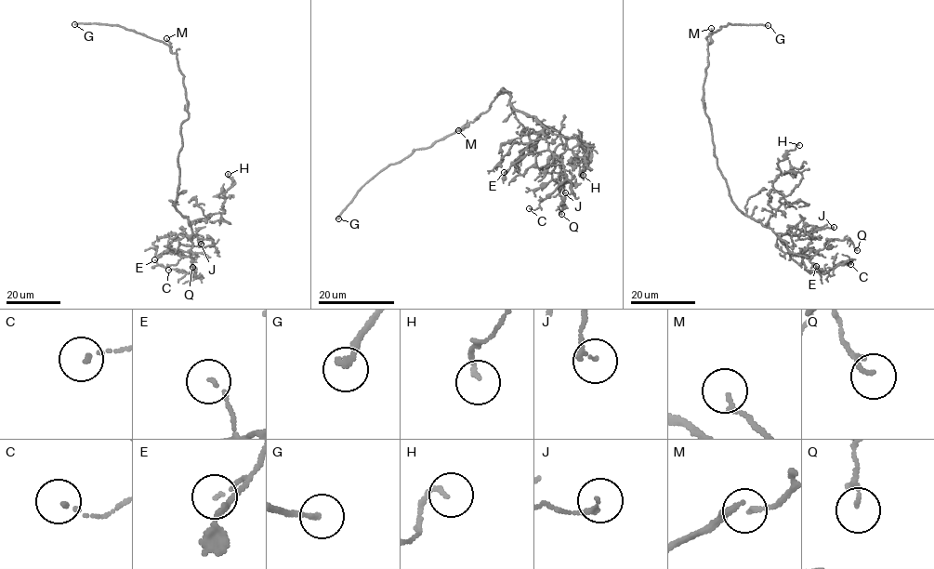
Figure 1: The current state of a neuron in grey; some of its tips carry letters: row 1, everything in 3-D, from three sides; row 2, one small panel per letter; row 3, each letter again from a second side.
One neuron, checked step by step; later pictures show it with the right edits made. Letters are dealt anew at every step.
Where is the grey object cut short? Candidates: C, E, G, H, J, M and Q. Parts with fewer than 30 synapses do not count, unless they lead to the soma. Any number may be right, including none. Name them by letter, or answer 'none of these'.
G

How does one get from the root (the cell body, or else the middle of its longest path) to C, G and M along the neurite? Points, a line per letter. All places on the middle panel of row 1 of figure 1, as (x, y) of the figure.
C: (498, 92), (510, 92), (513, 108), (543, 126), (548, 151), (566, 173), (539, 206), (529, 208)
G: (498, 92), (506, 91), (501, 90), (474, 122), (381, 169), (338, 218)
M: (498, 92), (497, 95), (506, 91), (501, 90), (487, 112), (458, 130)

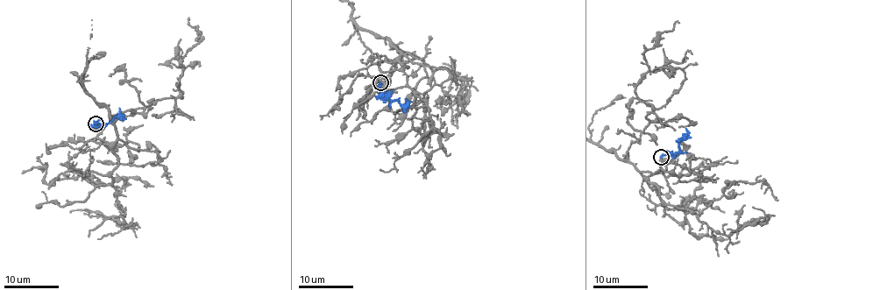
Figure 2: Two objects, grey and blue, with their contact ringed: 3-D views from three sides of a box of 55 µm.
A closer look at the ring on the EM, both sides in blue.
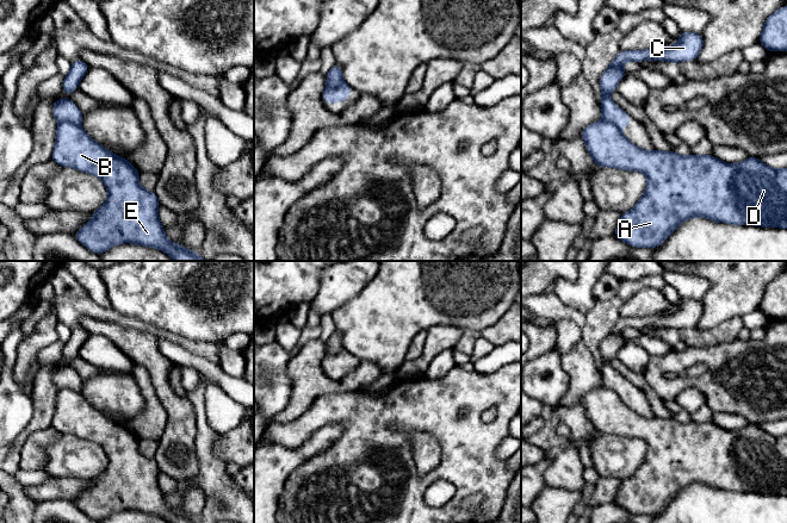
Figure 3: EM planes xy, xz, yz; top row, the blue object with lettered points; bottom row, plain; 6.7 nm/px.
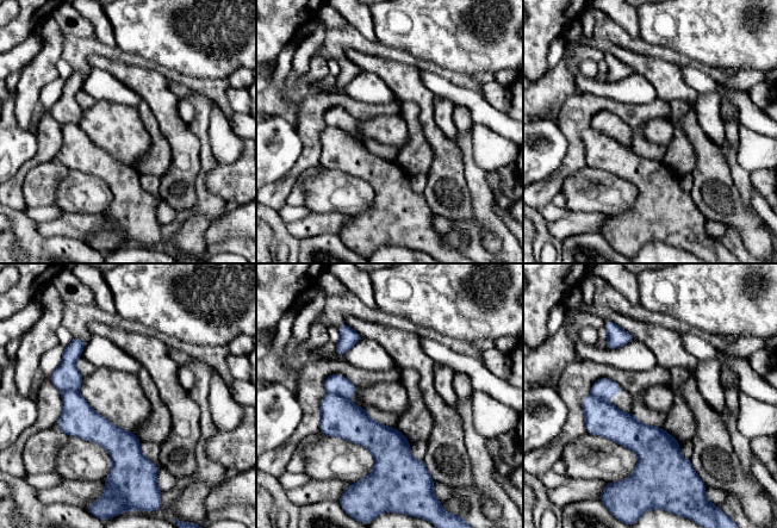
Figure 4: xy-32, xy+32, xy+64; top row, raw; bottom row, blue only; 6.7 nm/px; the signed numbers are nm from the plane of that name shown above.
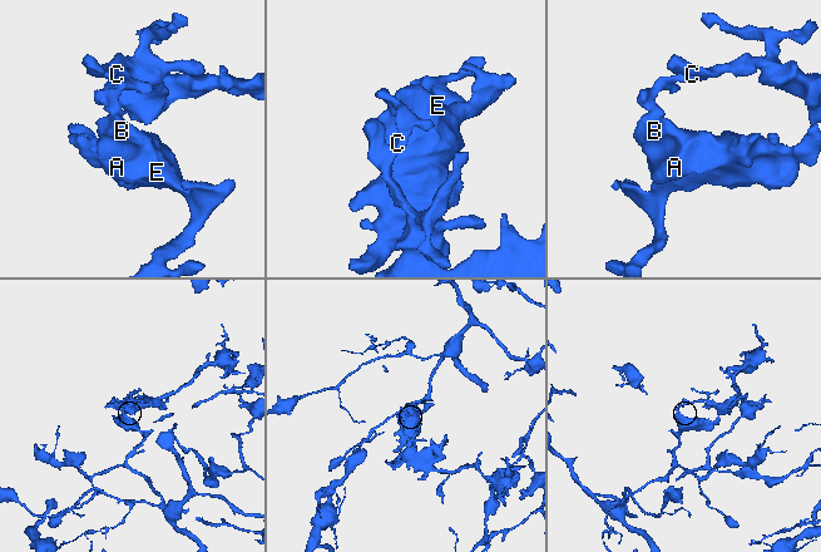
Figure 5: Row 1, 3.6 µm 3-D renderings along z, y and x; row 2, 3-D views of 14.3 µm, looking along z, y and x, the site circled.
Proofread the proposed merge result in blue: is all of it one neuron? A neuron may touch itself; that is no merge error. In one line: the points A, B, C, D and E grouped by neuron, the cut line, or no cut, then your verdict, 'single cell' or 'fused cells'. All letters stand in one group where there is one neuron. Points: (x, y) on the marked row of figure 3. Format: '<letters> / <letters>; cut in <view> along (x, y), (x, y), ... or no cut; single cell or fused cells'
A B D E / C; cut in xy along (59, 122), (72, 122), (79, 125); fused cells

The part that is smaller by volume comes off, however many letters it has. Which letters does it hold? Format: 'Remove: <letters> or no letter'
Remove: C

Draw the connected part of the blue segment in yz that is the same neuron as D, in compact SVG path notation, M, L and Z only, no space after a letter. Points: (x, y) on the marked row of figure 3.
M605 119L588 125L581 137L584 139L595 166L638 170L647 178L643 197L631 211L621 213L614 232L615 237L630 247L657 248L681 223L690 217L705 217L718 223L736 225L787 229L787 168L774 169L756 157L748 157L742 163L727 164L713 155L683 157L675 151L645 151L632 144L618 126Z

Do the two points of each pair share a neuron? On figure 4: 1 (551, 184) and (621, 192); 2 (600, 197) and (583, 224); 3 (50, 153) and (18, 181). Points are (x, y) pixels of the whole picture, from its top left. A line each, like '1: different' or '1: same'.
1: different
2: different
3: same

